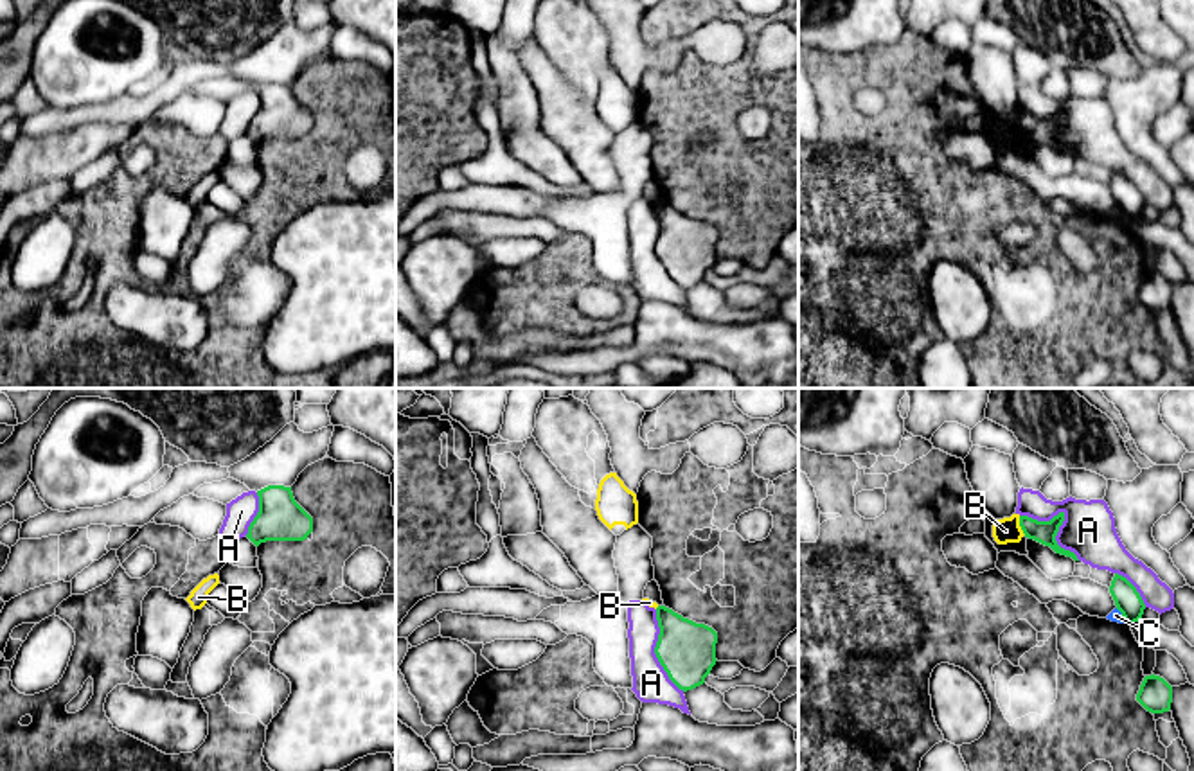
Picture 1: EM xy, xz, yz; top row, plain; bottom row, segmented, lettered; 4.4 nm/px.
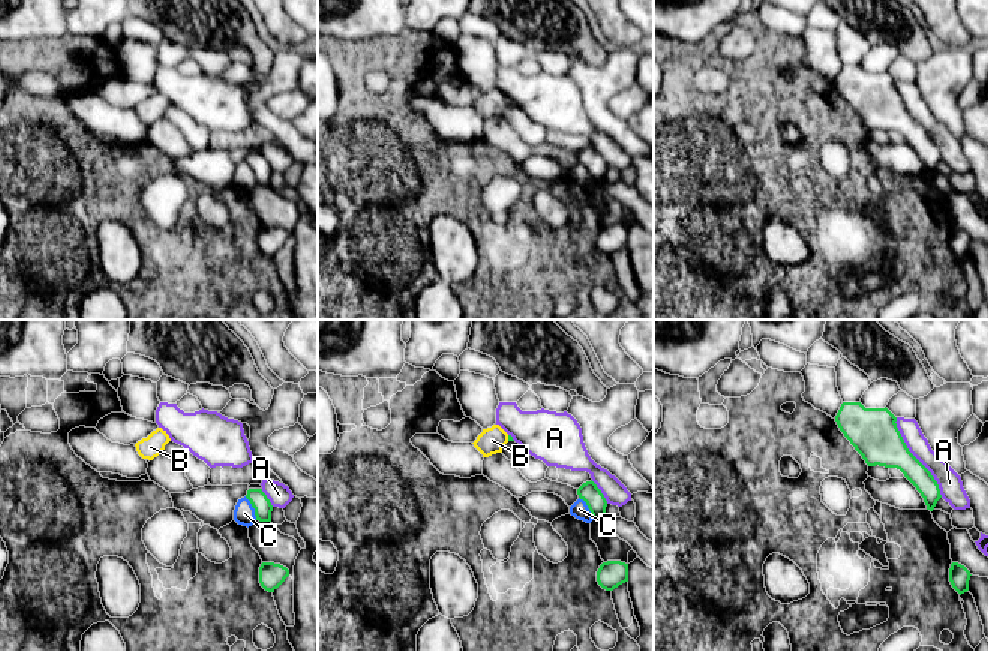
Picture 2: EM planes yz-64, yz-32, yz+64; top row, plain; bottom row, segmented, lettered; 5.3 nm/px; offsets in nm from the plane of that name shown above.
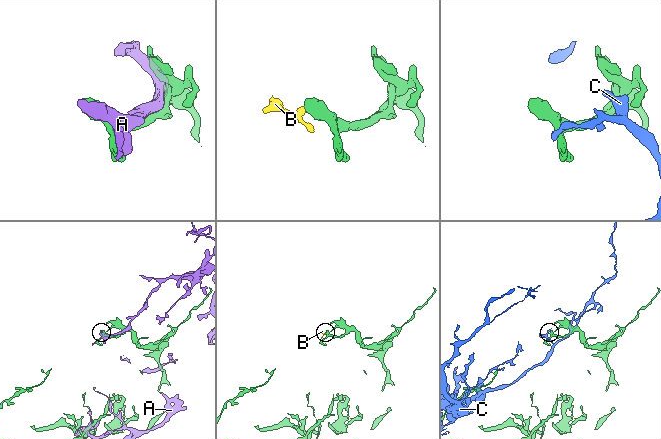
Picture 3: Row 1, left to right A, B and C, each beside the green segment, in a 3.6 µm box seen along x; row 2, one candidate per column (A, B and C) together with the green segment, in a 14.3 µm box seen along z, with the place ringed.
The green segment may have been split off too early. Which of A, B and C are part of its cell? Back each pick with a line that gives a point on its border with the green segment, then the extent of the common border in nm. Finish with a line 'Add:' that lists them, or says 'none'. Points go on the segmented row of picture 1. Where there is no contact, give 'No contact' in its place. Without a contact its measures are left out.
Add: none

